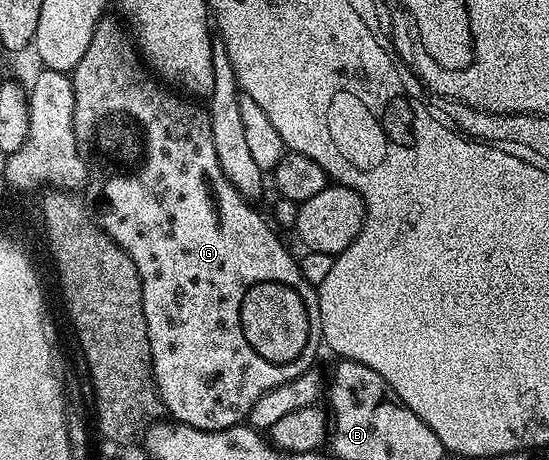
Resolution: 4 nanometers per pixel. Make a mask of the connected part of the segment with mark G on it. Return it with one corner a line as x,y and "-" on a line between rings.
103,18
95,28
95,33
92,34
91,43
87,46
87,51
83,54
83,58
79,60
79,64
73,68
71,79
73,82
73,97
75,98
75,106
73,107
73,136
77,140
78,149
82,153
85,152
93,159
93,181
89,184
89,200
87,199
88,207
91,209
92,219
95,221
98,228
101,228
108,236
115,241
122,250
135,262
135,266
139,270
139,278
141,279
141,289
143,290
143,314
147,318
147,334
151,342
151,358
153,359
153,381
157,383
157,395
161,397
161,402
166,413
170,412
172,419
178,424
186,424
187,426
195,426
199,430
211,430
218,432
224,428
234,428
236,424
242,423
246,419
245,415
249,411
256,409
261,403
263,394
267,394
267,390
278,388
280,384
291,382
299,374
303,374
308,368
314,367
315,361
313,359
317,356
317,347
322,347
323,341
321,339
321,319
319,318
319,302
317,301
317,289
314,285
307,282
307,278
303,278
301,273
301,265
292,256
291,253
285,249
285,244
276,236
274,225
268,219
265,220
252,208
250,201
246,197
239,194
239,190
235,190
235,186
231,186
231,182
223,174
223,170
219,166
219,158
215,154
215,142
211,142
211,122
209,121
208,111
204,107
201,108
192,99
180,100
177,96
172,96
168,92
168,87
162,86
160,88
158,81
147,71
146,65
142,63
140,55
138,54
134,43
130,40
128,33
122,28
119,28
120,23
114,19

